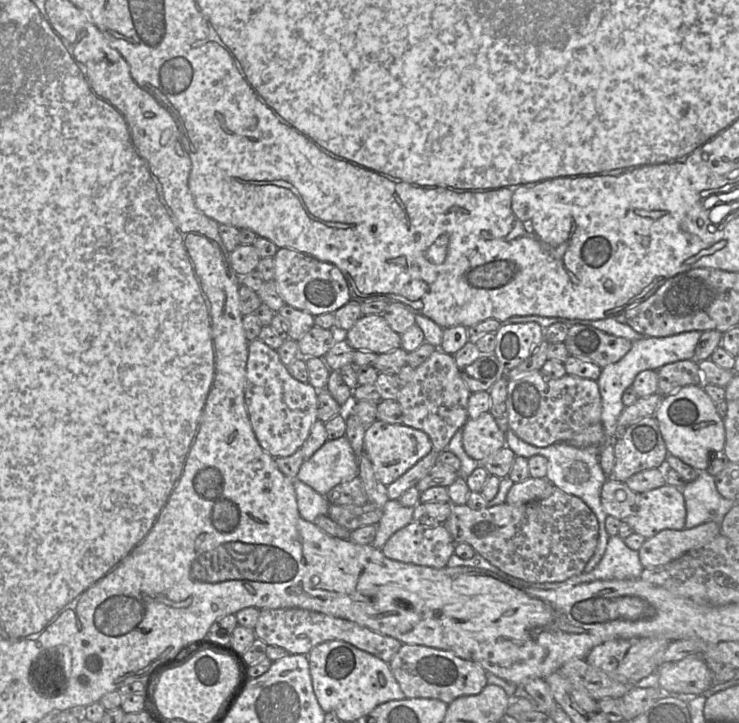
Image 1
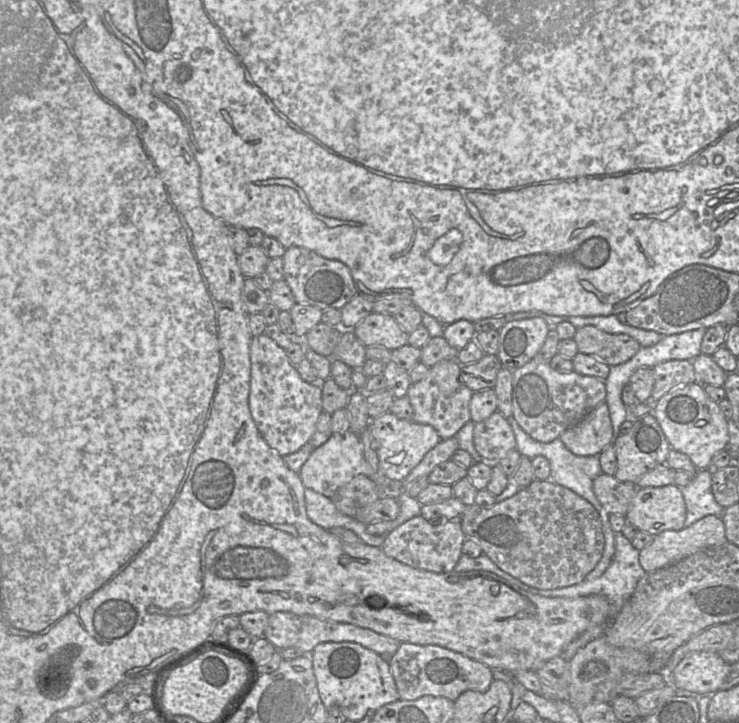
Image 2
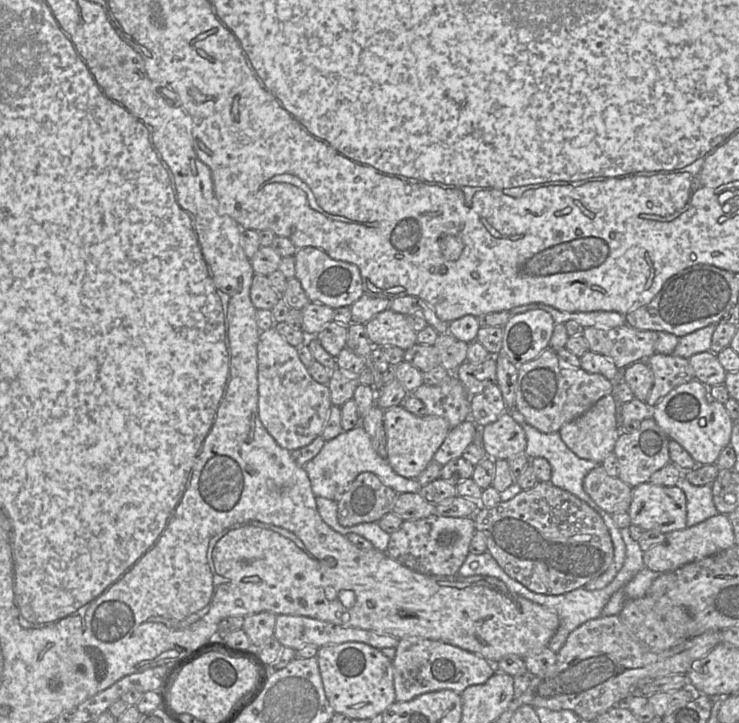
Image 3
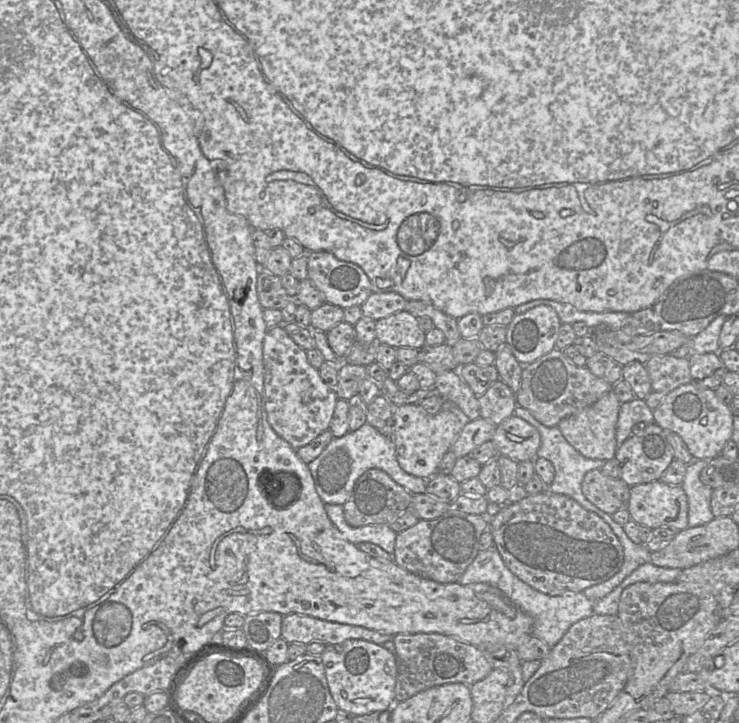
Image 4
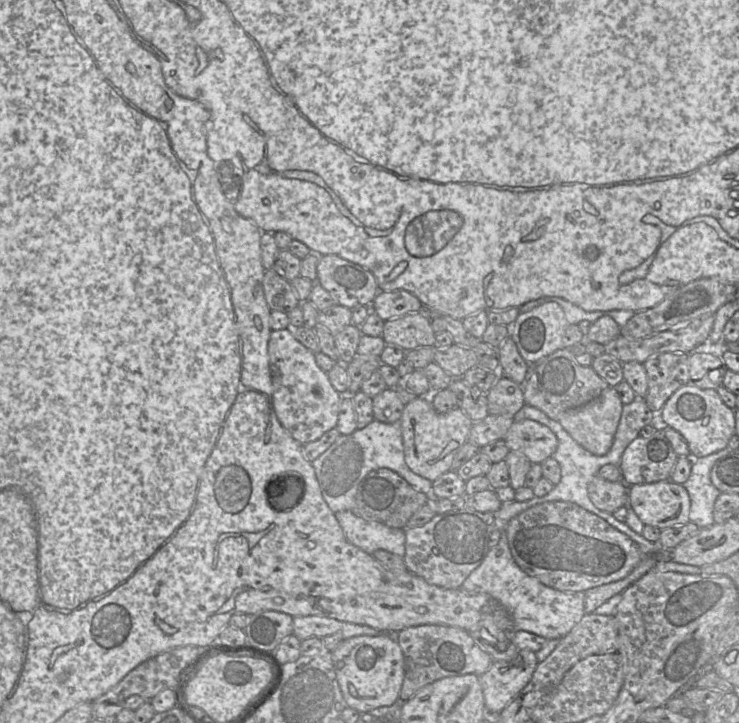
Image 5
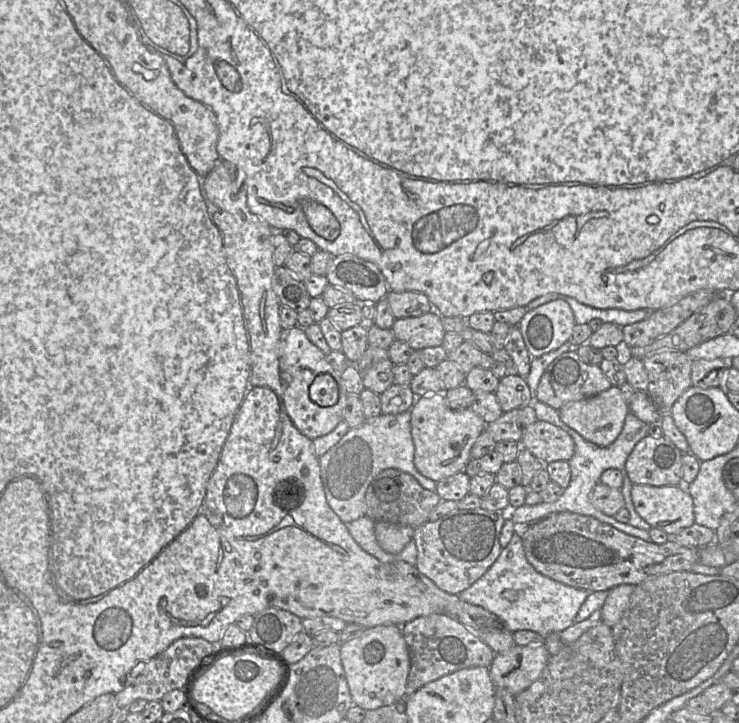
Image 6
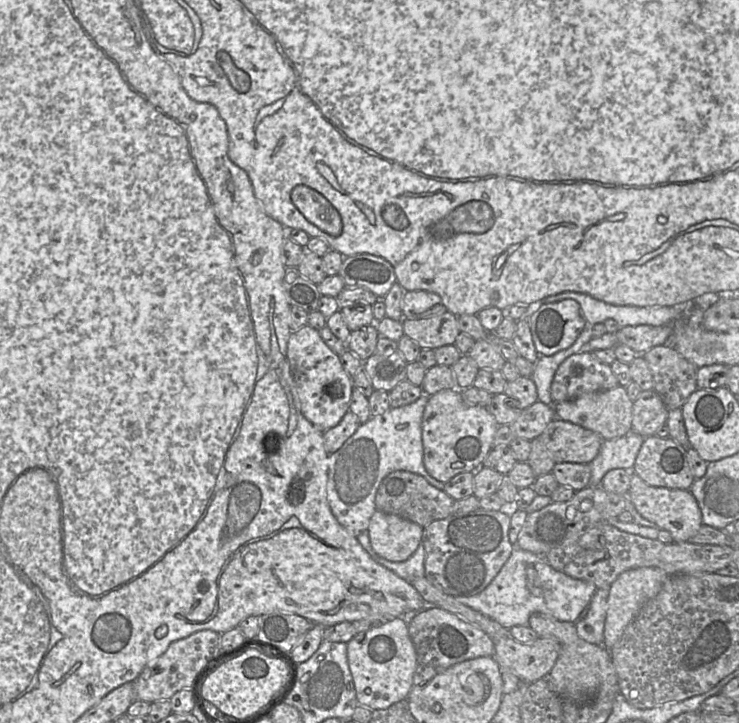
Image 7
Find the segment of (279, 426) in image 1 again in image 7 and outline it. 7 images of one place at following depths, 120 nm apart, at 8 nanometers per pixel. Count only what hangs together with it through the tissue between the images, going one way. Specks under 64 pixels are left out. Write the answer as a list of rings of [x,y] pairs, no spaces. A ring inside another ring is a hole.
[[[305,325],[291,332],[287,343],[287,358],[301,414],[322,432],[338,425],[349,410],[353,391],[352,378],[345,372],[340,356],[325,344],[319,331]],[[327,385],[336,385],[339,388],[339,396],[336,399],[330,399],[325,393]]]

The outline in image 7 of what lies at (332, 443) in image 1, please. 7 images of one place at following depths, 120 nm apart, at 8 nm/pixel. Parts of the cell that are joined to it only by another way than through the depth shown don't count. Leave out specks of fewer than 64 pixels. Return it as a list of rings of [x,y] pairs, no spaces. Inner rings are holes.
[[[423,394],[415,402],[389,408],[383,414],[371,416],[338,449],[329,455],[327,501],[337,521],[357,537],[368,530],[376,511],[375,497],[381,481],[394,471],[408,471],[421,475],[439,490],[445,484],[429,475],[423,463],[422,418],[429,395]]]

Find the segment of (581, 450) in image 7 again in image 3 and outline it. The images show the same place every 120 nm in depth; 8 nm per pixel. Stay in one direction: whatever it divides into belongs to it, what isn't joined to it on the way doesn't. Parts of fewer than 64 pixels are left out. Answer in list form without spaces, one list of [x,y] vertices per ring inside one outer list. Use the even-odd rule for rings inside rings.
[[[505,411],[493,423],[481,429],[481,443],[491,459],[509,460],[525,454],[526,435],[523,428]]]

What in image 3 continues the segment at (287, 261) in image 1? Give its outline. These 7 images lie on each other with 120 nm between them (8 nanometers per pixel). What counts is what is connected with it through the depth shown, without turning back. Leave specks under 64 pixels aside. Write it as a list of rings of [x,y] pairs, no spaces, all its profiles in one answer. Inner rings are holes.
[[[316,247],[298,248],[295,257],[295,277],[299,280],[310,301],[325,304],[332,309],[350,307],[363,294],[359,268],[352,263],[331,258]]]

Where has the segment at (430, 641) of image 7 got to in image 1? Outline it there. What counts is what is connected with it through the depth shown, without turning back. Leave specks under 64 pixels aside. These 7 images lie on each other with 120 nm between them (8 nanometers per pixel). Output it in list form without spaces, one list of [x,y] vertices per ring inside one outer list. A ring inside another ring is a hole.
[[[402,644],[389,667],[408,699],[436,699],[450,704],[461,696],[478,695],[488,685],[488,673],[481,665],[424,645]]]

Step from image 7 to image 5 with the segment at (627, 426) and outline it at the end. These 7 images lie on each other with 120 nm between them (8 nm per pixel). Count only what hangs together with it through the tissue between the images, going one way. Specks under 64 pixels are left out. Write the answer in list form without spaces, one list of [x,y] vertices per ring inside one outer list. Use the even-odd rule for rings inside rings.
[[[608,387],[597,398],[587,404],[561,413],[557,421],[583,448],[594,455],[604,455],[613,444],[622,408],[623,403],[615,387]]]

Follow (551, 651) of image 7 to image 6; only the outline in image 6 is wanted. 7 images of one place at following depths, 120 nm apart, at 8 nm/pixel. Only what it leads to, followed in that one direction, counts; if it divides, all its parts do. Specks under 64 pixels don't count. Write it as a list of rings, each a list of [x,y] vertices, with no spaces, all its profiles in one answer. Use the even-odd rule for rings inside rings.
[[[544,643],[527,646],[514,645],[506,652],[495,654],[489,673],[495,688],[506,688],[514,696],[527,689],[542,673],[550,657]]]

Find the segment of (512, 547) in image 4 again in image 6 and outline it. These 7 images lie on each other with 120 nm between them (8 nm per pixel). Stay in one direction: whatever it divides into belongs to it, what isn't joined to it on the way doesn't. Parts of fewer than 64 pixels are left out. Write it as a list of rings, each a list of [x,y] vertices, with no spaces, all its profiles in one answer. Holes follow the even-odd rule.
[[[569,511],[552,513],[527,526],[522,534],[522,541],[525,556],[537,572],[557,582],[590,592],[609,591],[622,584],[636,586],[656,575],[690,571],[699,561],[699,548],[682,546],[673,540],[663,544],[644,541],[594,517]]]

